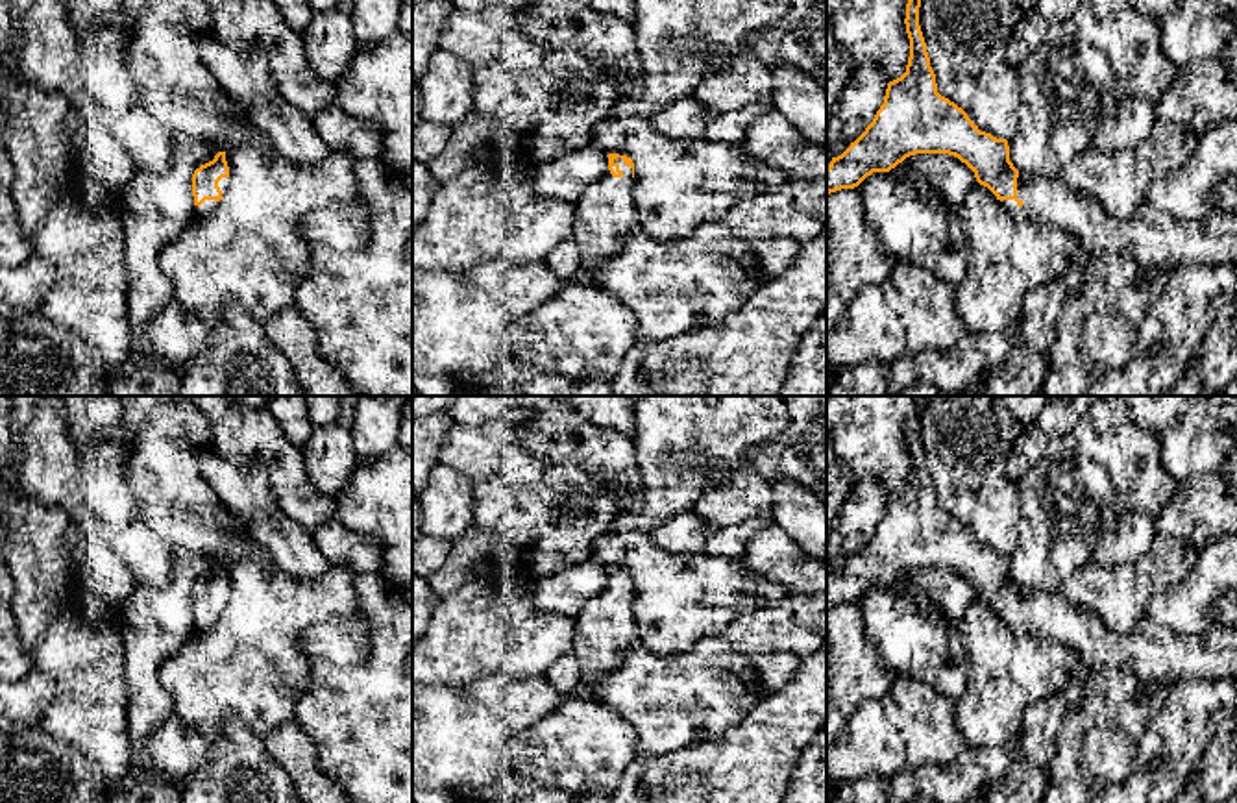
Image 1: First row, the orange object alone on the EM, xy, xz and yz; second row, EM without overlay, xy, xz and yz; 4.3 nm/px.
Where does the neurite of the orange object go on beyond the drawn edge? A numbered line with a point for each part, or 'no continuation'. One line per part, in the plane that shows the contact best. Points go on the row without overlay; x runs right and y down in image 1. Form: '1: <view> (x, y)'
1: xz (605, 630)

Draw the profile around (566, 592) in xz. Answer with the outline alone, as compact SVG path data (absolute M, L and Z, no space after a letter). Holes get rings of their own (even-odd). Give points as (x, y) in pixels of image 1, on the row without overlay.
M594 561L571 564L545 577L536 577L531 605L544 612L577 618L584 605L608 585L608 570Z

